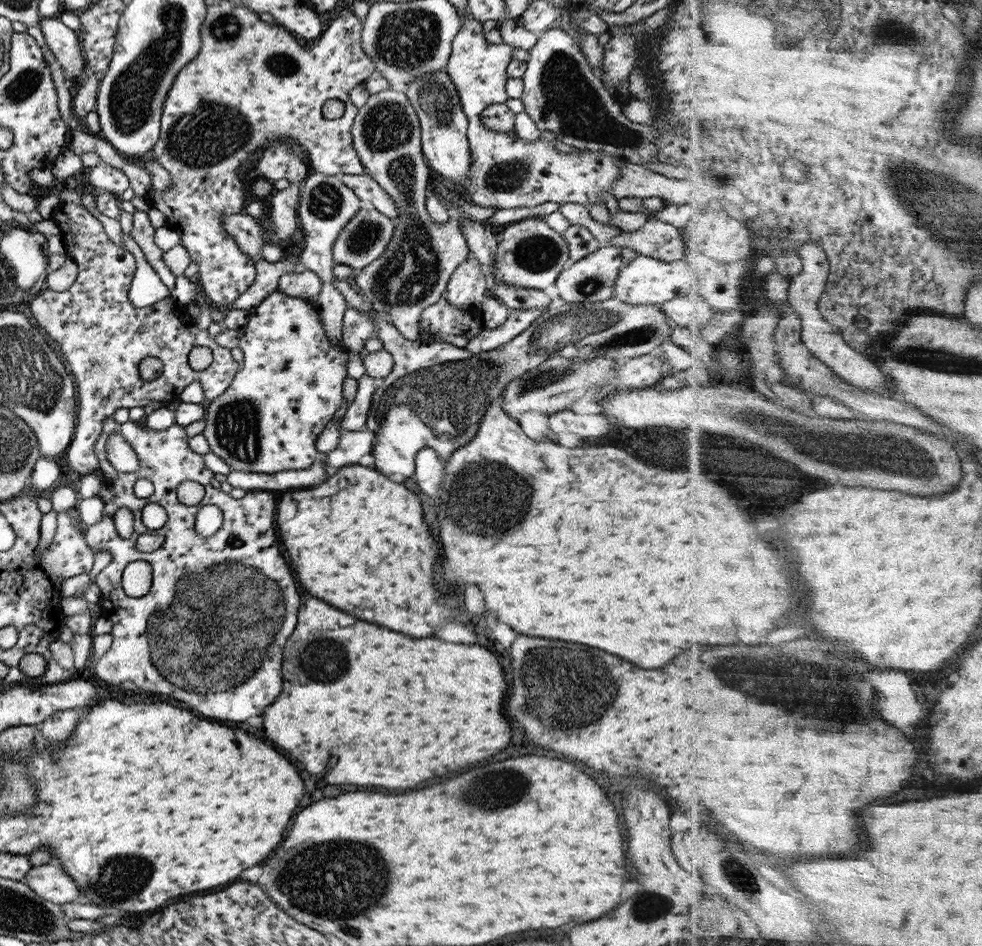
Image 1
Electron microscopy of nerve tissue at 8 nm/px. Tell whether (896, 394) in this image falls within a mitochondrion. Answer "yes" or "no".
no

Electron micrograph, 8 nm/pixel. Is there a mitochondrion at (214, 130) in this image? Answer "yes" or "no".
yes

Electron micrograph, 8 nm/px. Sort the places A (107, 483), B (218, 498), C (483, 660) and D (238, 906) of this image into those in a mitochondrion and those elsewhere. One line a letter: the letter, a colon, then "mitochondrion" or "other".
A: other
B: other
C: other
D: other

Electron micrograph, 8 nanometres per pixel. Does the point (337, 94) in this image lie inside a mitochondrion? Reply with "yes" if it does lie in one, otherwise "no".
no

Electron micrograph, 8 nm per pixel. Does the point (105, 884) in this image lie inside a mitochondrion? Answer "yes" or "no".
yes

